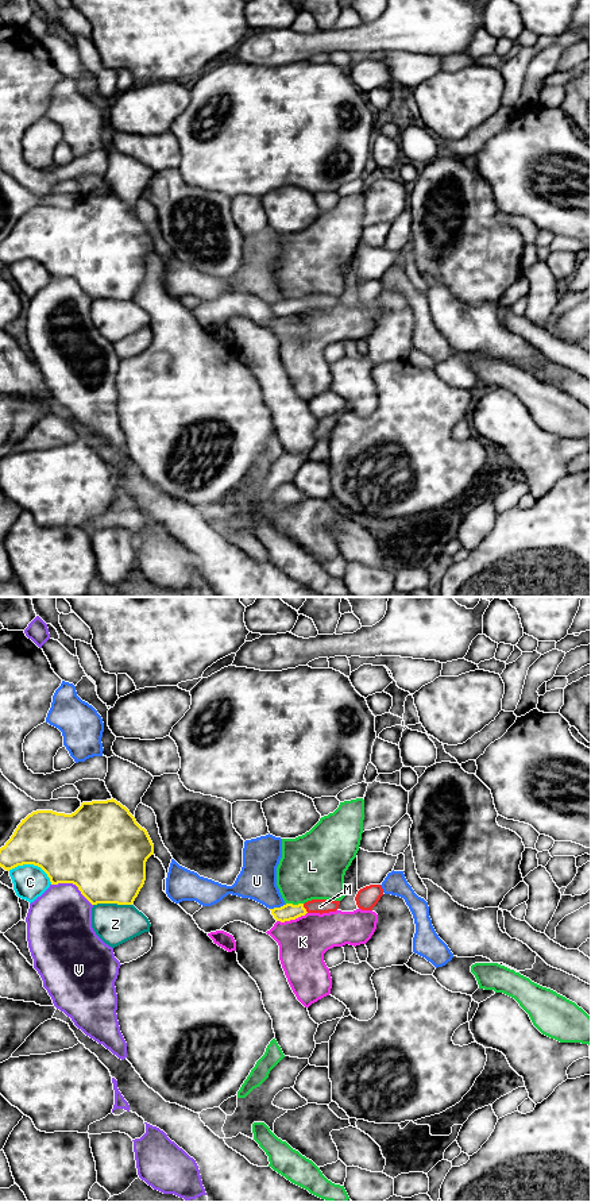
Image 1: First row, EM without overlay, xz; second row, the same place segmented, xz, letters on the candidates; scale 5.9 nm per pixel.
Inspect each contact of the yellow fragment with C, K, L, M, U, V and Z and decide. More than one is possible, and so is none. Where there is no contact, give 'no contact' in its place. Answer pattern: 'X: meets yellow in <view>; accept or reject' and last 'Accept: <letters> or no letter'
C: meets yellow in xz; reject
K: meets yellow in xz; reject
L: meets yellow in xz; reject
M: meets yellow in xz; accept
U: meets yellow in xz; reject
V: meets yellow in xz; reject
Z: meets yellow in xz; reject
Accept: M

